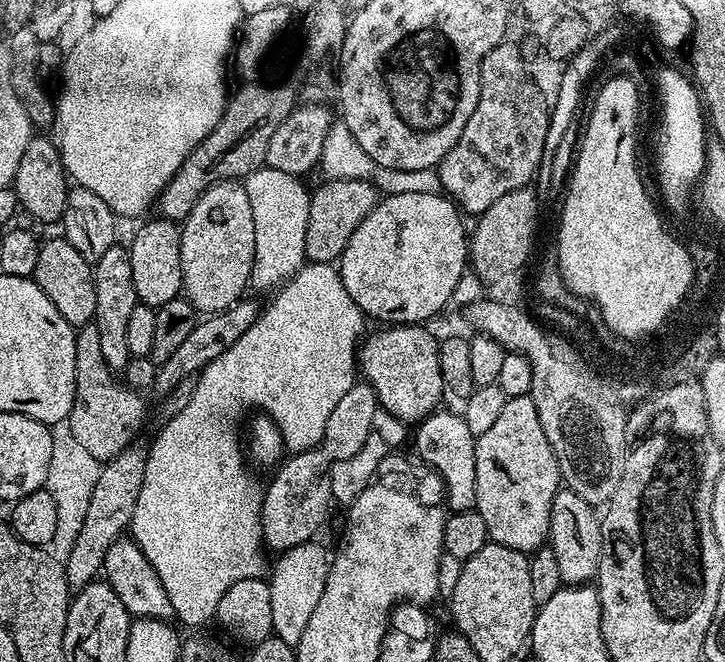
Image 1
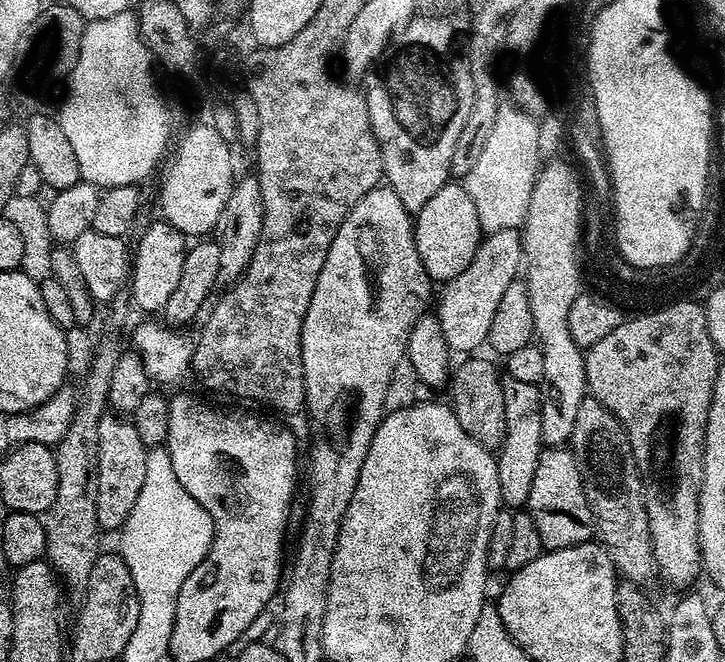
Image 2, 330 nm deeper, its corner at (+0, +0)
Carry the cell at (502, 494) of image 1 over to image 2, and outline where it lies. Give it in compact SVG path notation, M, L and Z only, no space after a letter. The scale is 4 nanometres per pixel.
M504 380L504 401L506 402L506 430L504 441L501 442L496 465L498 466L498 486L500 487L501 501L509 509L520 510L527 505L530 485L534 483L534 470L540 465L540 453L542 451L542 398L540 397L539 384L530 382L518 382L517 380Z

